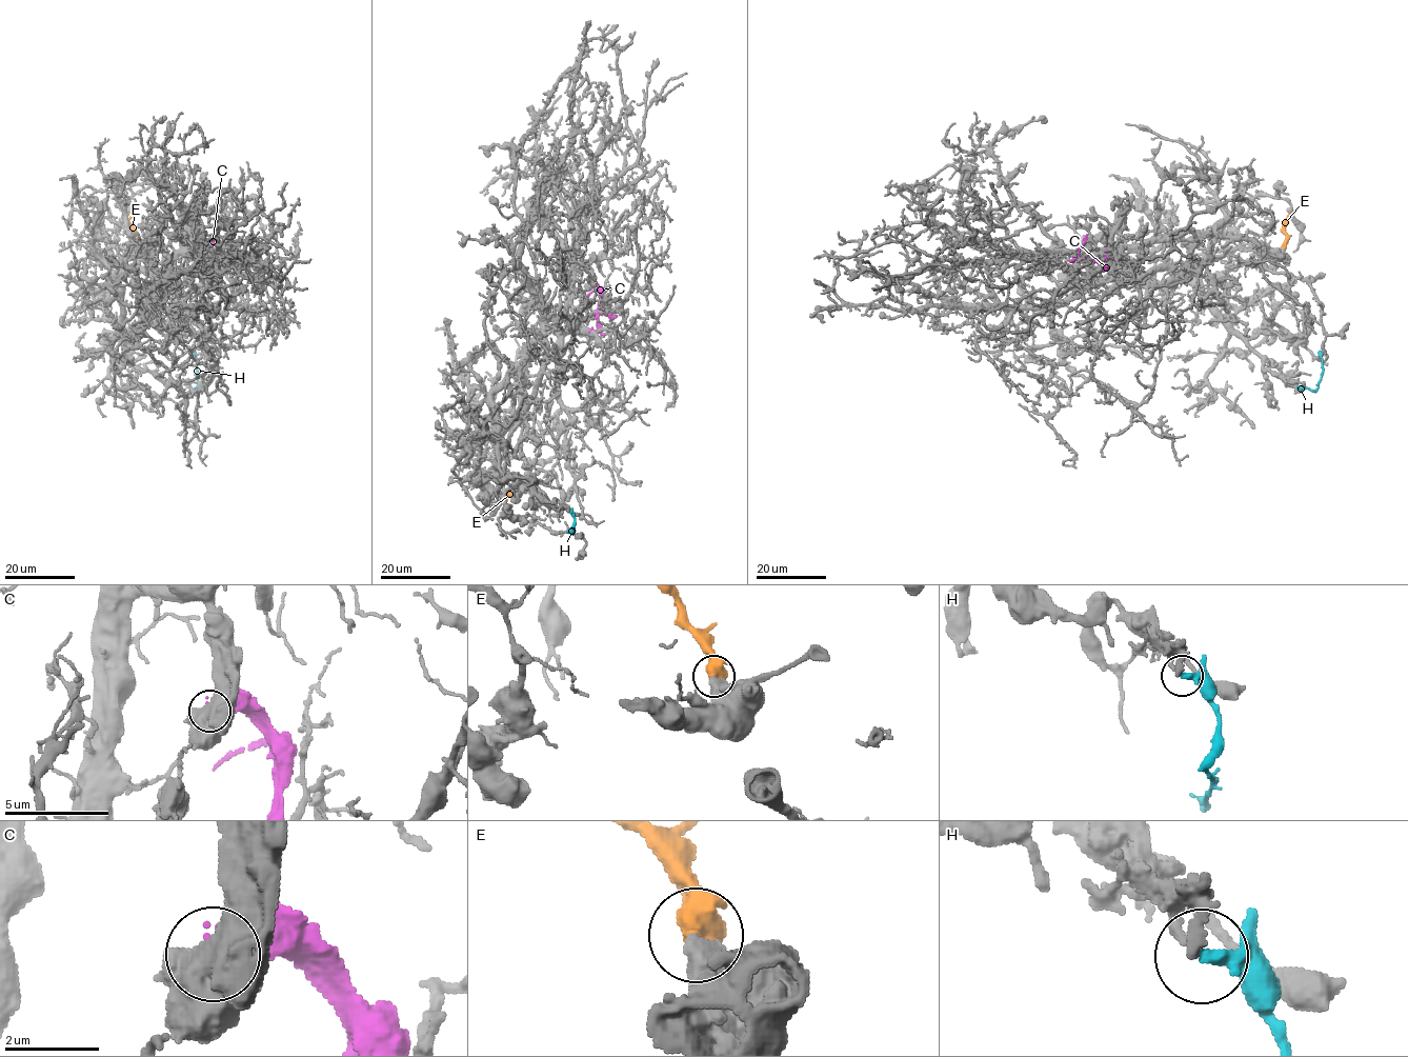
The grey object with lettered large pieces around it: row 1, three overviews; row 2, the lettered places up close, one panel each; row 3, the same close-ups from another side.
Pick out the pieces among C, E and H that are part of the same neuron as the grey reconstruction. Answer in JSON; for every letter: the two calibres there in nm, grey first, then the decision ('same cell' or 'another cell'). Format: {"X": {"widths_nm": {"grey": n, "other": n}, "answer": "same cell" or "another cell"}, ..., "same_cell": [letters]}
{"C": {"widths_nm": {"grey": 750, "other": 360}, "answer": "another cell"}, "E": {"widths_nm": {"grey": 650, "other": 700}, "answer": "another cell"}, "H": {"widths_nm": {"grey": 320, "other": 280}, "answer": "same cell"}, "same_cell": ["H"]}

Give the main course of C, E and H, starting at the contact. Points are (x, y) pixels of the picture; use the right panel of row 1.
C: (1072, 261), (1119, 257), (1121, 259)
E: (1283, 247), (1288, 212)
H: (1301, 390), (1318, 387), (1323, 370), (1320, 351)

